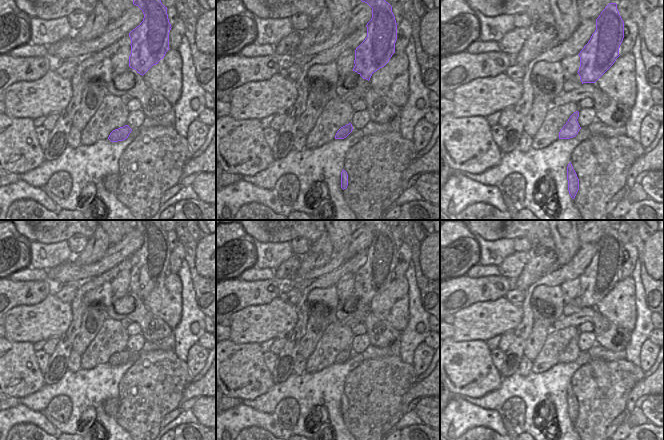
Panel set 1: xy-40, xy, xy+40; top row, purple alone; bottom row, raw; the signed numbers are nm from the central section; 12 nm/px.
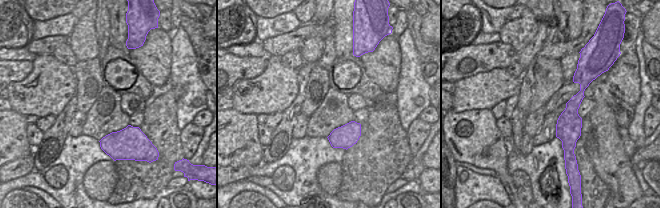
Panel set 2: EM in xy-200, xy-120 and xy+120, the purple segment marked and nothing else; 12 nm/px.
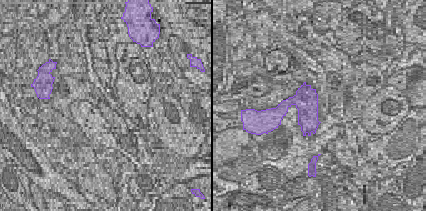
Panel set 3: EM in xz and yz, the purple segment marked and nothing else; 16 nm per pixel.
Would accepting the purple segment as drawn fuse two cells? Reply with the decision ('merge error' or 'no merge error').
merge error

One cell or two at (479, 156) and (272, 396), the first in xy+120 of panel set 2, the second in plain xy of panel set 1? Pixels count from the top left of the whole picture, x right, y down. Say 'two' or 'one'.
two

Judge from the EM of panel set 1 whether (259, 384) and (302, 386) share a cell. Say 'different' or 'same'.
different

